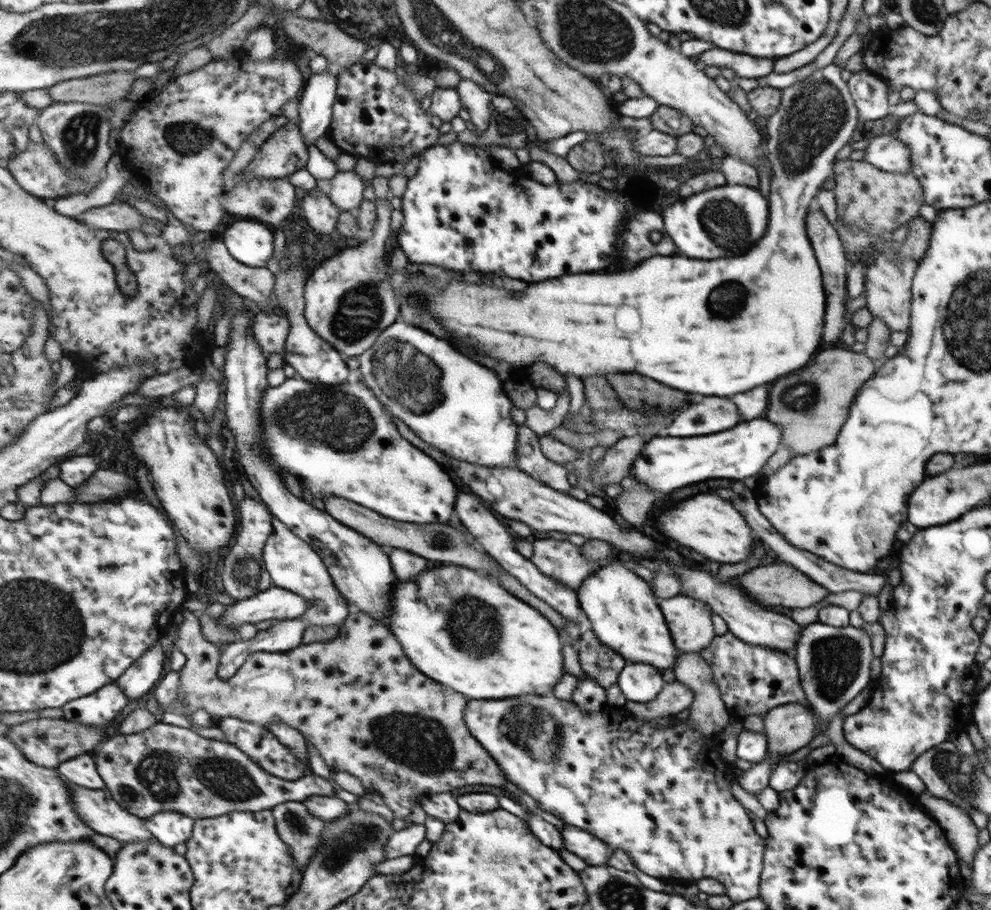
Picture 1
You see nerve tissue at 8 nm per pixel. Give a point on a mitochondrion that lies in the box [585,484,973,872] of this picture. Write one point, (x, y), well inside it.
(836, 661)

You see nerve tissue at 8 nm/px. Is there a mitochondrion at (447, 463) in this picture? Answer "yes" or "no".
no

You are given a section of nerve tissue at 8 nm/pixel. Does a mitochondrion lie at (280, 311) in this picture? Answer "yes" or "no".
no

